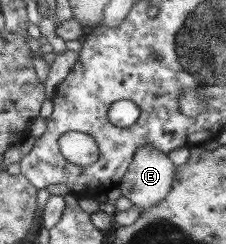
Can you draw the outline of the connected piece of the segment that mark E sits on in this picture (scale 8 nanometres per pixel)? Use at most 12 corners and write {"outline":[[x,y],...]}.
{"outline":[[138,148],[118,190],[142,213],[167,196],[175,164]]}

